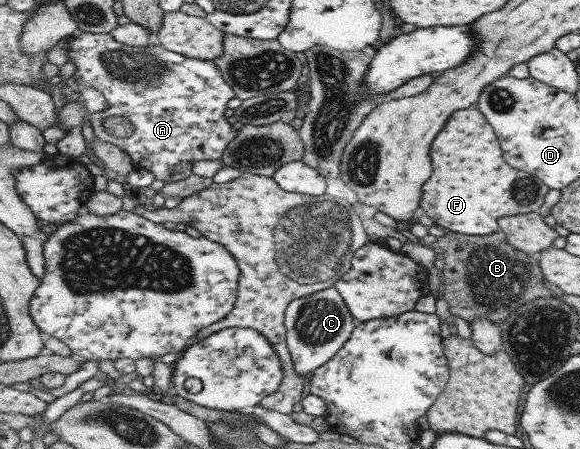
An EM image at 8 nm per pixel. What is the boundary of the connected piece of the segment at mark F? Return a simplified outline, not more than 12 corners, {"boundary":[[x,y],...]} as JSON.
{"boundary":[[478,107],[432,143],[420,208],[466,235],[540,211],[551,189],[510,167]]}

